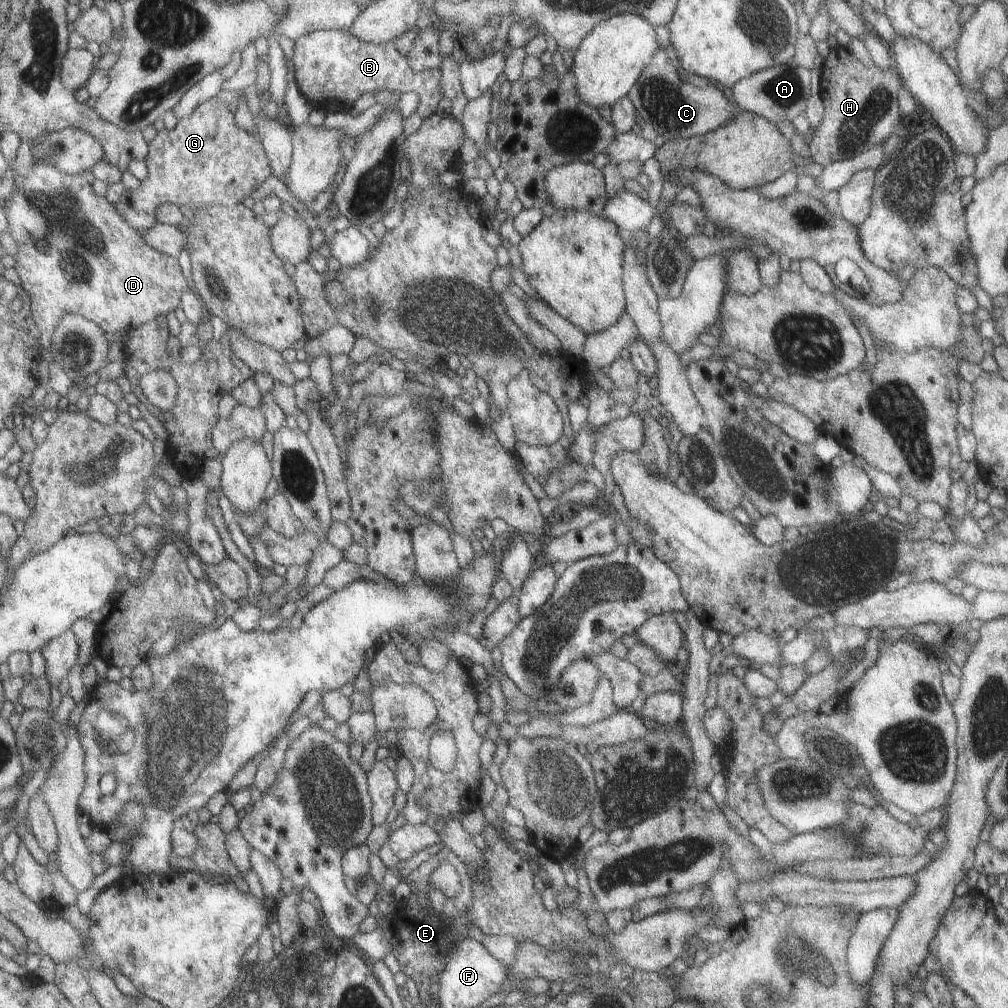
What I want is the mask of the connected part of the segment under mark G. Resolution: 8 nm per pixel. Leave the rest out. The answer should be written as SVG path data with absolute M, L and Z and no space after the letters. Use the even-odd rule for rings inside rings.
M217 97L200 104L189 117L178 119L173 130L163 128L157 132L149 144L150 153L145 160L149 176L137 188L125 190L115 204L129 226L140 233L152 229L158 223L156 212L161 203L175 203L188 211L209 205L235 206L245 196L250 196L257 188L261 188L261 184L273 175L272 163L262 142L257 142L255 136L239 128L233 108Z

